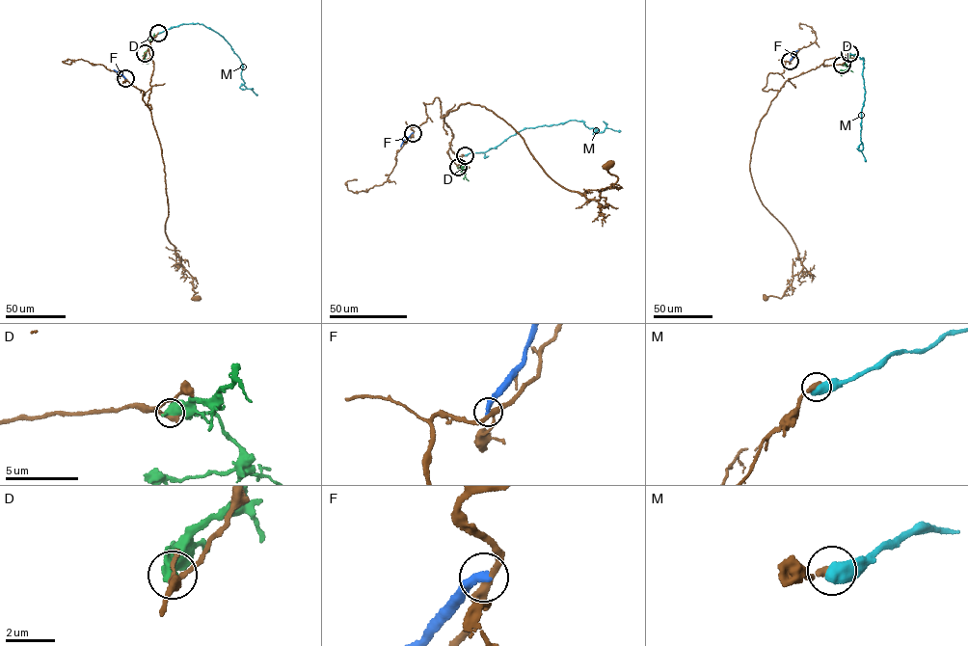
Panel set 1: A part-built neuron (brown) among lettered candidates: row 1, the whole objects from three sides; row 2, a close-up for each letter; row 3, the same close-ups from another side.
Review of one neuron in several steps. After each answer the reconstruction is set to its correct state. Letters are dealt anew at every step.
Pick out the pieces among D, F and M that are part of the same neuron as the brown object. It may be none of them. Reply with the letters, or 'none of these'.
none of these

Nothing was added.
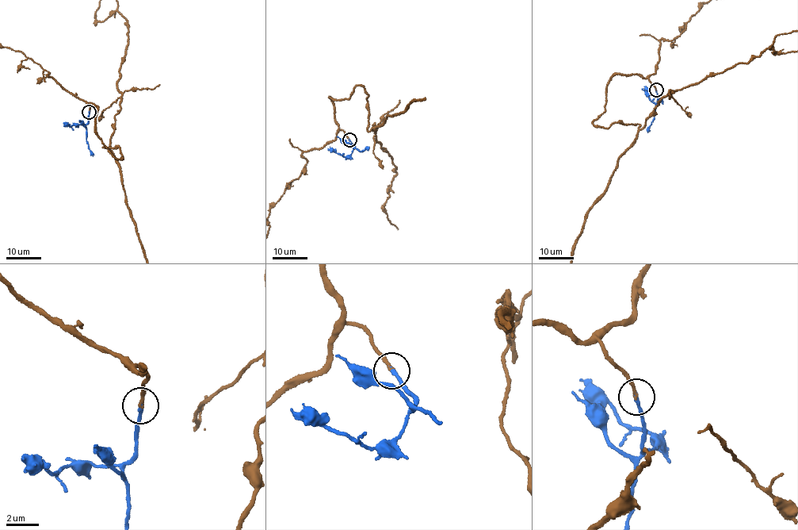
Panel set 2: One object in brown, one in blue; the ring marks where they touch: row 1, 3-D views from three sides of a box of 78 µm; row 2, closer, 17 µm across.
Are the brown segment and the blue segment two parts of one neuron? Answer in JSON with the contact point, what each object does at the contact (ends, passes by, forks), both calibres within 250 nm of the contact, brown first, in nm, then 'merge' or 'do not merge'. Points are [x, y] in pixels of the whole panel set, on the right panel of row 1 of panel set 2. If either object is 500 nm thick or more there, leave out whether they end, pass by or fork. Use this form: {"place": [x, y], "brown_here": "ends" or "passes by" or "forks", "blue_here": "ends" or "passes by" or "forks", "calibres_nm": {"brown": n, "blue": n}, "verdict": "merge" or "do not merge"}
{"place": [656, 90], "brown_here": "ends", "blue_here": "ends", "calibres_nm": {"brown": 160, "blue": 240}, "verdict": "merge"}

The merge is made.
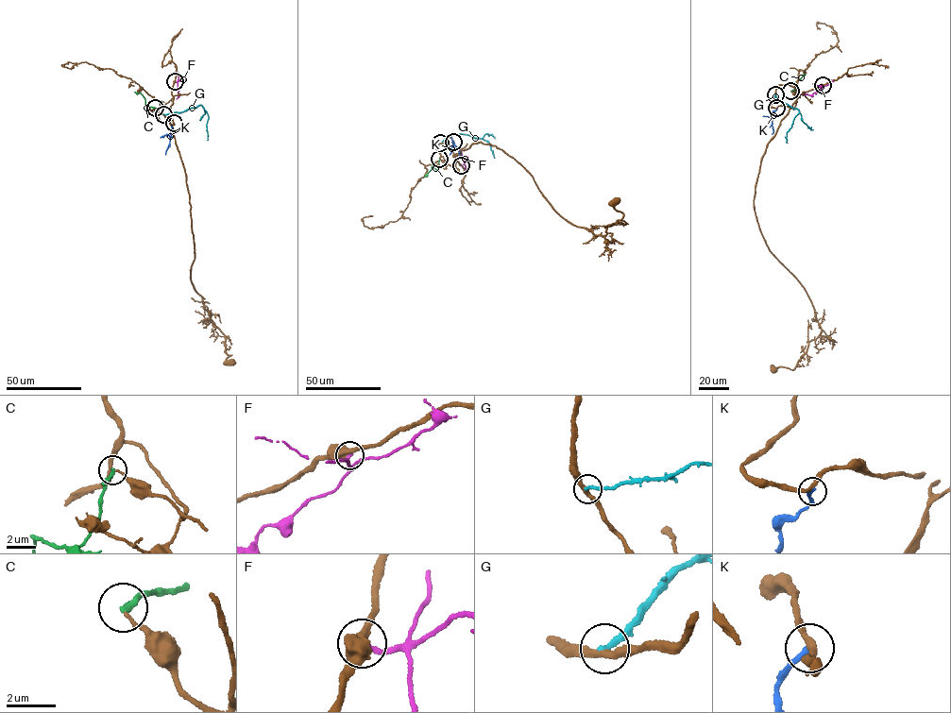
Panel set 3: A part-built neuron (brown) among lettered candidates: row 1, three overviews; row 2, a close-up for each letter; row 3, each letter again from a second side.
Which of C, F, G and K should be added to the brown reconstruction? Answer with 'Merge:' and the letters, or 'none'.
Merge: none

